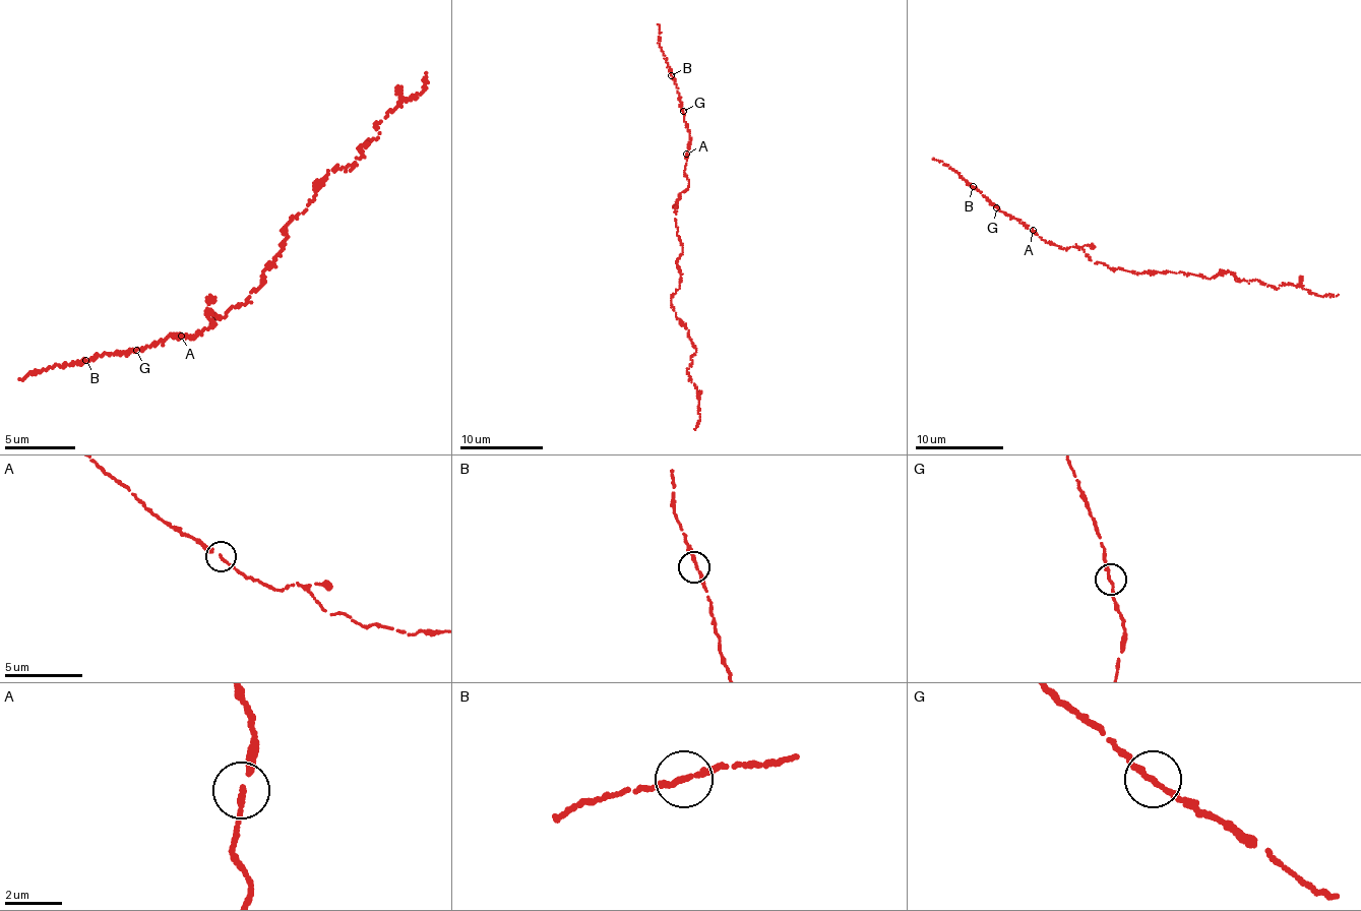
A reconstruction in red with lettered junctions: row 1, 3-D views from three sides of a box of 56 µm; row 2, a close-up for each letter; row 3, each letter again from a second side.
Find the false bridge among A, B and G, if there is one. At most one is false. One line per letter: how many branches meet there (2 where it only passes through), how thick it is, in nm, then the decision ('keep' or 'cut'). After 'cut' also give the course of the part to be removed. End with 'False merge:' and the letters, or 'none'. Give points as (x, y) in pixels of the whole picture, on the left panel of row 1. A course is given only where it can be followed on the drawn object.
A: 2 branches meet; 200 nm thick; keep
B: 2 branches meet; 200 nm thick; keep
G: 2 branches meet; 190 nm thick; keep
False merge: none

